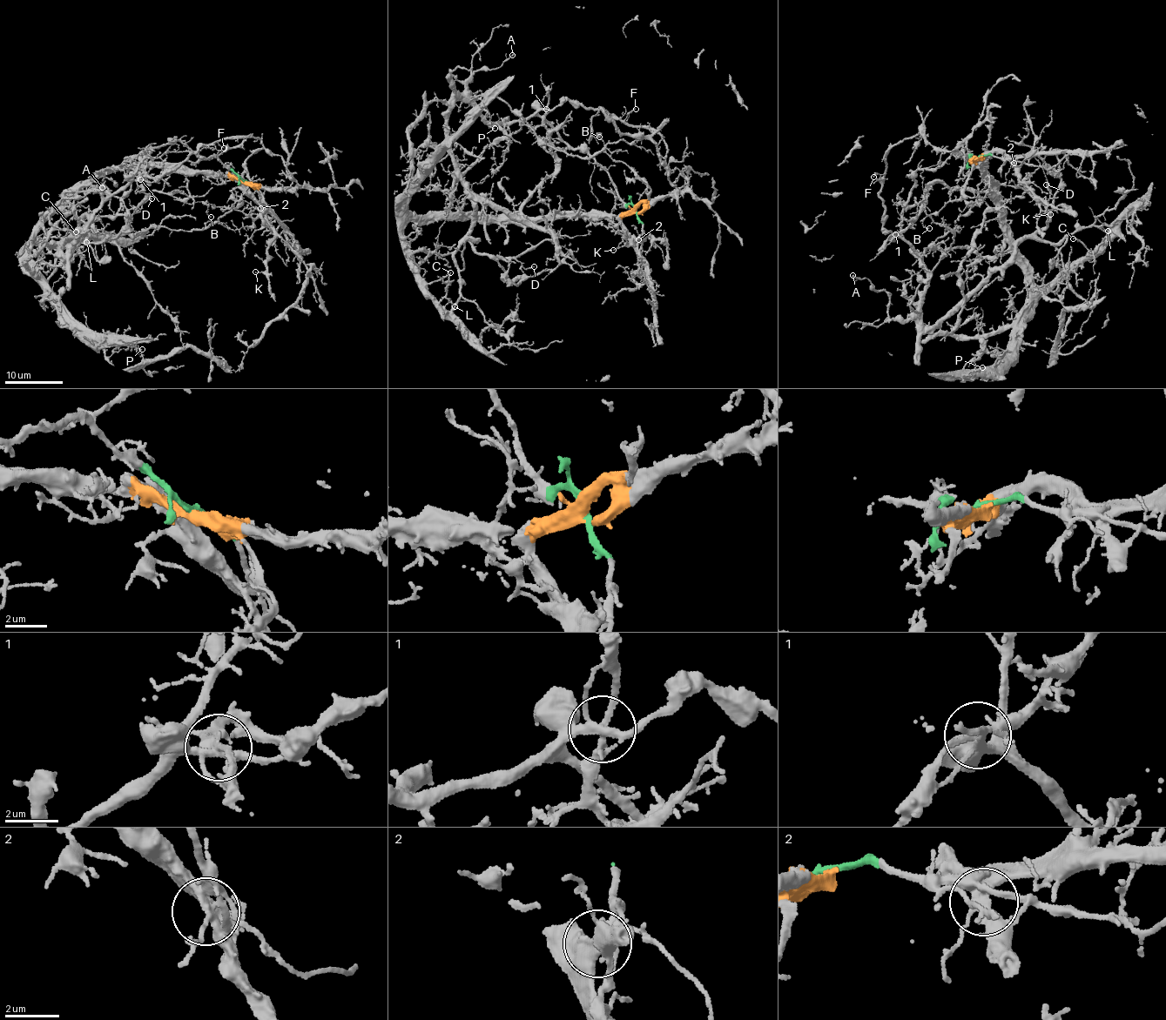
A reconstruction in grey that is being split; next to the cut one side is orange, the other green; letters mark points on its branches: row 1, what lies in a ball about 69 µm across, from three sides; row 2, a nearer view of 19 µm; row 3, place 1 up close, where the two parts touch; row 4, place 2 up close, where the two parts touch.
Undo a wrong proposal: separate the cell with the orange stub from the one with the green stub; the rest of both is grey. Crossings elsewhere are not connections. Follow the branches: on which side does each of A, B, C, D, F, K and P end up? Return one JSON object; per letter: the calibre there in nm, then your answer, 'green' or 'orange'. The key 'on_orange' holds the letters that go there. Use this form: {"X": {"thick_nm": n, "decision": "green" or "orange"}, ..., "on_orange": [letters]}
{"A": {"thick_nm": 130, "decision": "green"}, "B": {"thick_nm": 110, "decision": "orange"}, "C": {"thick_nm": 80, "decision": "orange"}, "D": {"thick_nm": 130, "decision": "green"}, "F": {"thick_nm": 100, "decision": "green"}, "K": {"thick_nm": 110, "decision": "orange"}, "P": {"thick_nm": 150, "decision": "orange"}, "on_orange": ["B", "C", "K", "P"]}

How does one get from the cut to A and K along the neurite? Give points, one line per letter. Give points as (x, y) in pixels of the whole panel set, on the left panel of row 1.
A: (245, 181), (216, 155), (177, 140), (151, 149), (75, 241), (51, 224), (61, 198), (101, 186)
K: (245, 181), (239, 181), (230, 175), (260, 206), (273, 235), (267, 250), (266, 266), (264, 271), (256, 271)

